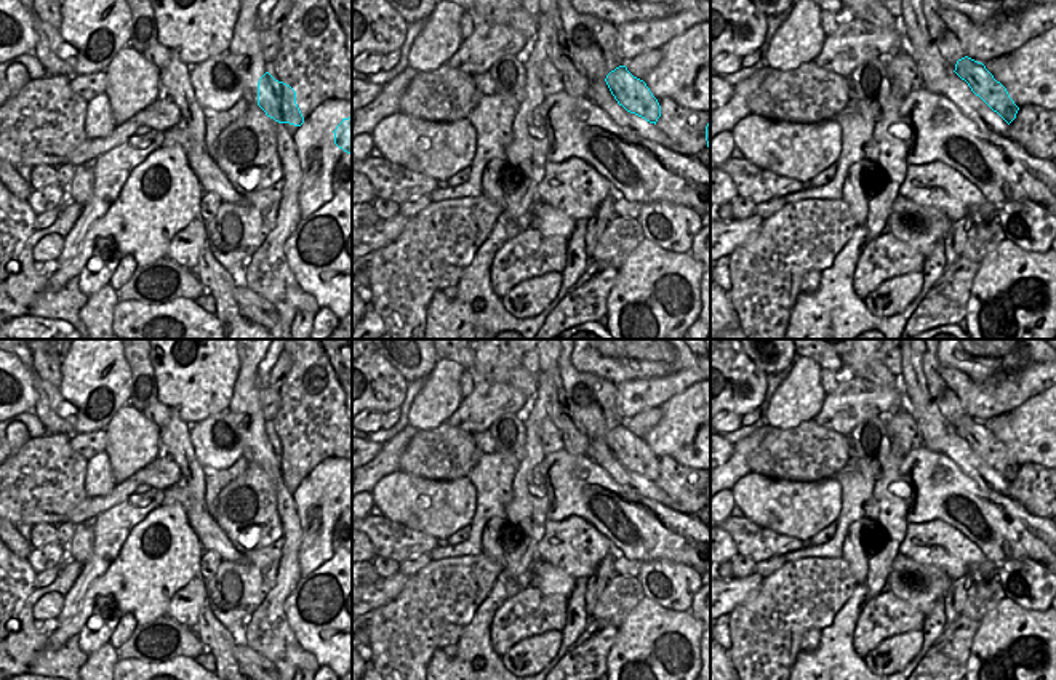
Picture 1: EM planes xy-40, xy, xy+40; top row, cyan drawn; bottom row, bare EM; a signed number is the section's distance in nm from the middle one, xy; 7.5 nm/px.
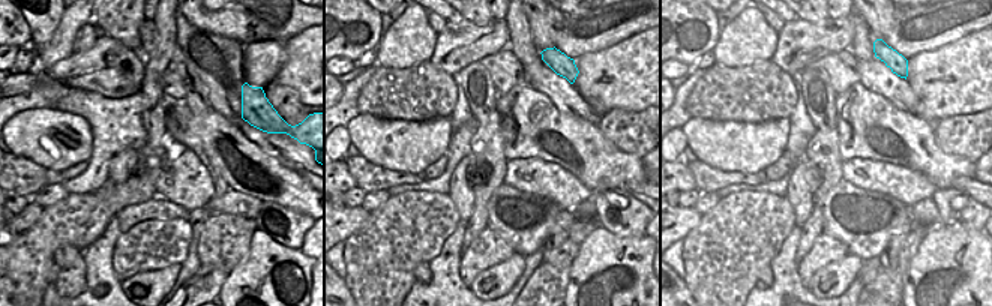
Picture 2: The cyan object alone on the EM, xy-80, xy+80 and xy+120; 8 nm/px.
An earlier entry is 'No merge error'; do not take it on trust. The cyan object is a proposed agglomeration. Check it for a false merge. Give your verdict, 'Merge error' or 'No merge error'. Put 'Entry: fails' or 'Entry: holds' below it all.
Merge error.
Entry: fails

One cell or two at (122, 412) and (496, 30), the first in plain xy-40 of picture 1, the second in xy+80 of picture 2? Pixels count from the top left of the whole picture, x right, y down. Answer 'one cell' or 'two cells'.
one cell

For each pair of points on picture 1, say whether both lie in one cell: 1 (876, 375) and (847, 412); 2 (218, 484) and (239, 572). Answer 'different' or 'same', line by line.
1: different
2: different

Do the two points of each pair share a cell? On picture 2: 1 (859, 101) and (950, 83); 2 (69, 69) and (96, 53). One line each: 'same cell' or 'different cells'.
1: different cells
2: same cell

